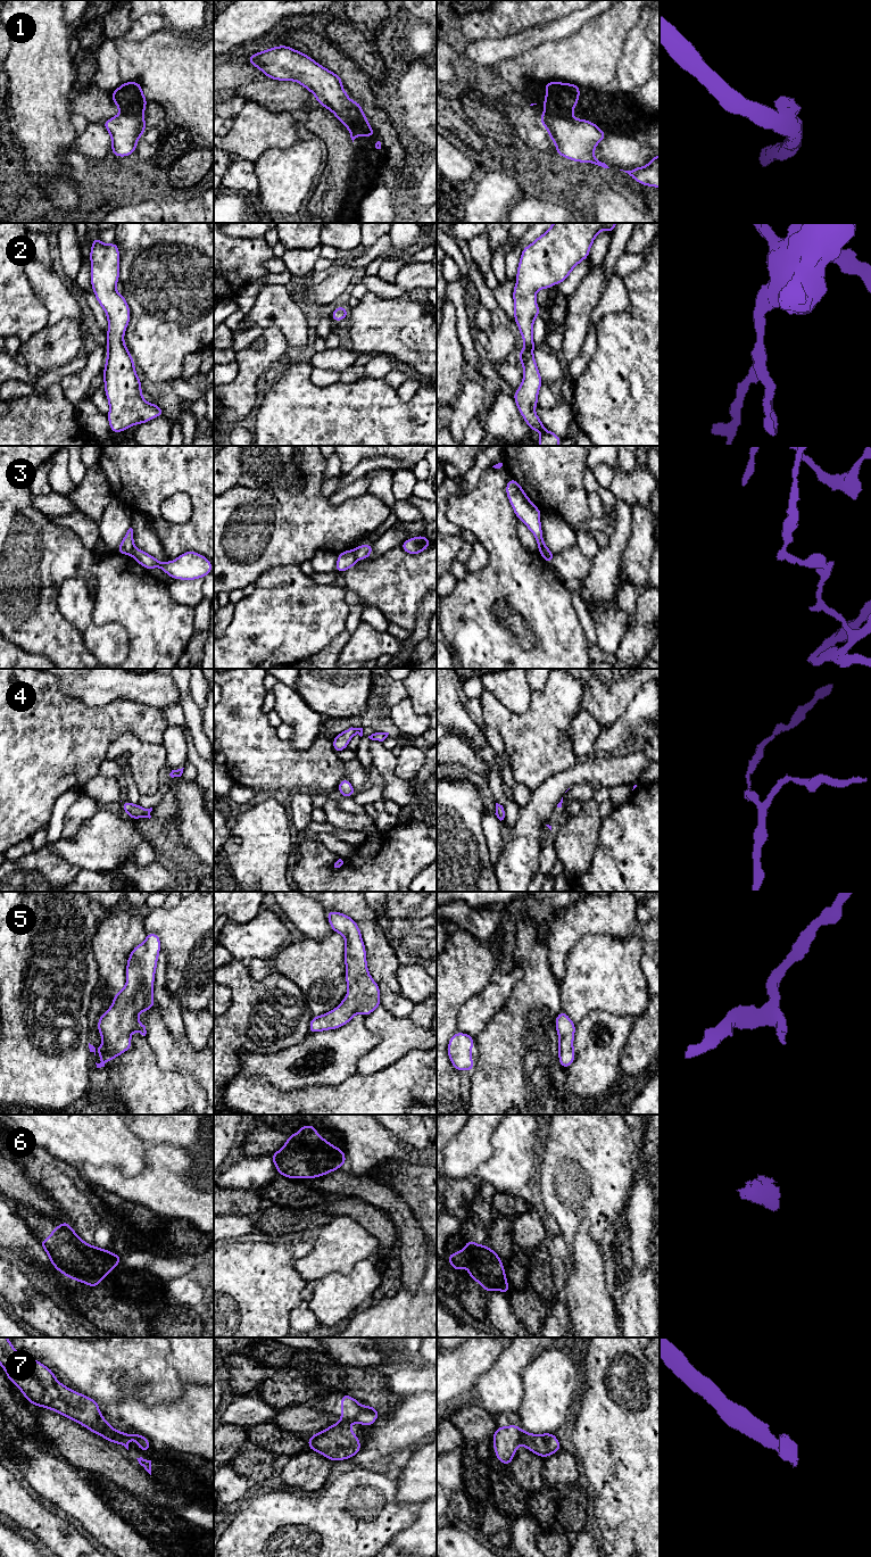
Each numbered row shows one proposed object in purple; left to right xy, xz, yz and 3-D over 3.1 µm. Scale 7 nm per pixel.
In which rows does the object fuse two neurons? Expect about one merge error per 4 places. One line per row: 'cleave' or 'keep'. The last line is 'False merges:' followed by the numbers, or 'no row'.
1: cleave
2: keep
3: cleave
4: keep
5: keep
6: keep
7: cleave
False merges: 1, 3, 7

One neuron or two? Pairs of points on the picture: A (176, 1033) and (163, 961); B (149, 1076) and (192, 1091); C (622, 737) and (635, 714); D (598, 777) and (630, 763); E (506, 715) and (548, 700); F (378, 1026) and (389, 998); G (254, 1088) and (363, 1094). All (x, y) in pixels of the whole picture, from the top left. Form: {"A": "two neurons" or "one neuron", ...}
{"A": "one neuron", "B": "one neuron", "C": "one neuron", "D": "one neuron", "E": "one neuron", "F": "two neurons", "G": "one neuron"}

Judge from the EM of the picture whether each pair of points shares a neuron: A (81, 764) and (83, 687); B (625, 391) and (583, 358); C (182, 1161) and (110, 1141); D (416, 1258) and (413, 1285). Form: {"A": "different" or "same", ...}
{"A": "different", "B": "different", "C": "different", "D": "same"}

